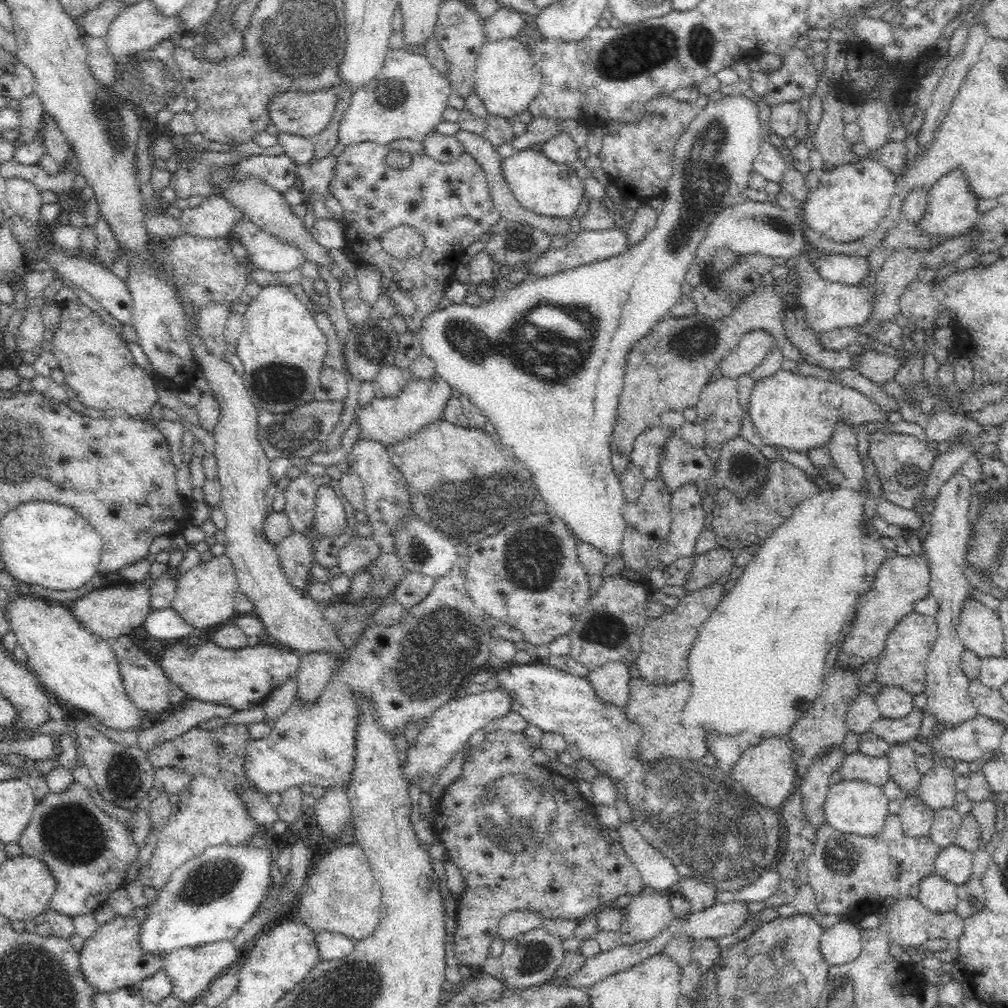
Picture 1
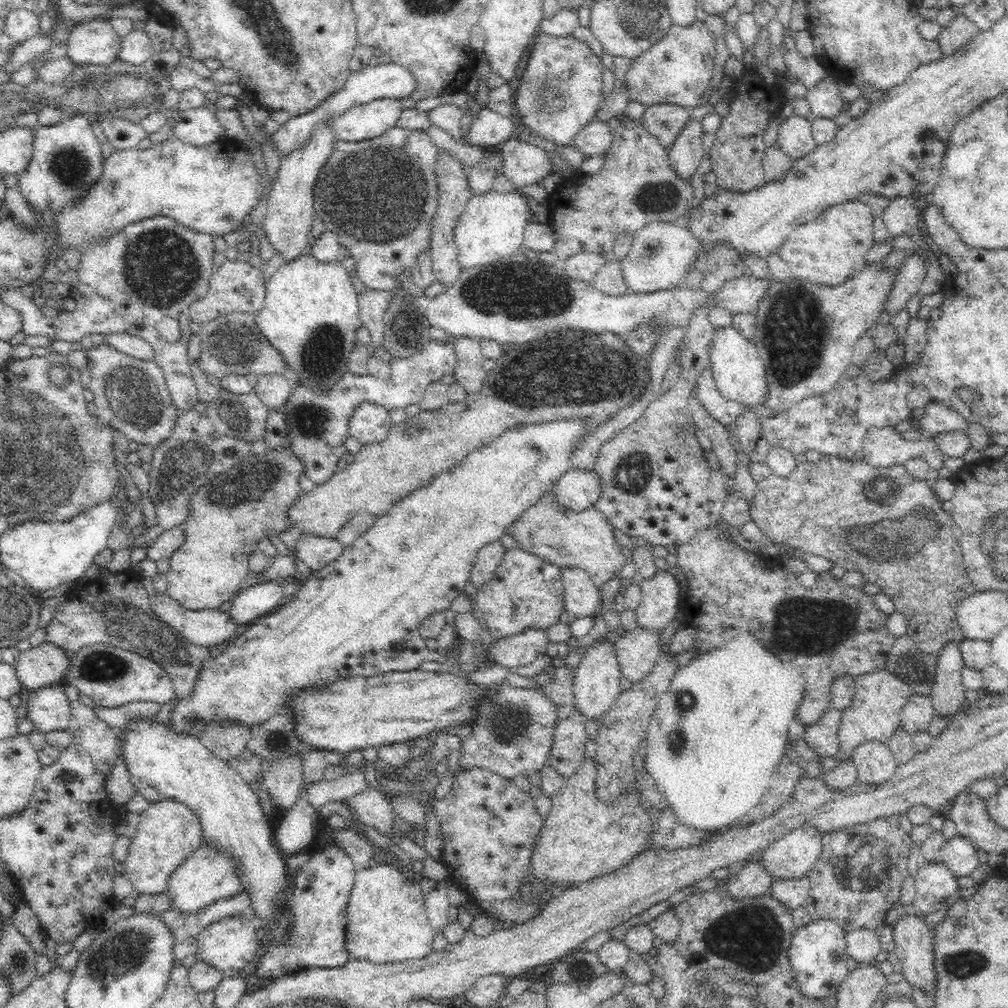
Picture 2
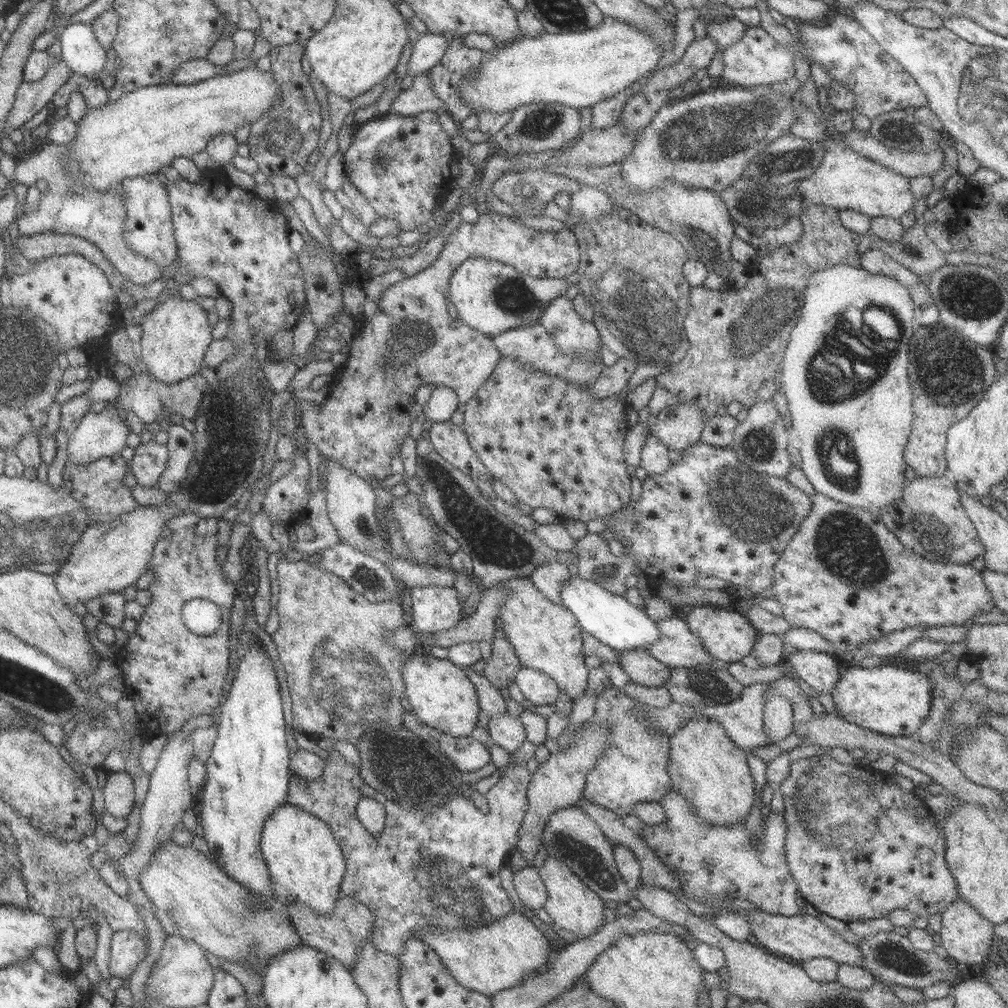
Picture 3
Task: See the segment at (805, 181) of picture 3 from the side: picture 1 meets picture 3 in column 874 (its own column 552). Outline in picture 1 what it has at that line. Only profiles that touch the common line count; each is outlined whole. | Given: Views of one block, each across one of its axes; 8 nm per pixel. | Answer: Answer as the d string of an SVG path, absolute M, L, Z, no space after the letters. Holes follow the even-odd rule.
M539 148L515 151L502 159L502 172L515 199L527 210L540 215L570 220L586 195L574 167L552 162Z

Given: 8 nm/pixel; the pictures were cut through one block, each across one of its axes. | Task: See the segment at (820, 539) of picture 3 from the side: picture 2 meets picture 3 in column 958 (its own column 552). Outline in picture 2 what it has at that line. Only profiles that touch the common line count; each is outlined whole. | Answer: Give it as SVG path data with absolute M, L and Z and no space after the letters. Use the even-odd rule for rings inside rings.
M522 547L506 549L494 576L478 587L474 603L494 640L526 629L548 628L556 624L565 611L562 569Z

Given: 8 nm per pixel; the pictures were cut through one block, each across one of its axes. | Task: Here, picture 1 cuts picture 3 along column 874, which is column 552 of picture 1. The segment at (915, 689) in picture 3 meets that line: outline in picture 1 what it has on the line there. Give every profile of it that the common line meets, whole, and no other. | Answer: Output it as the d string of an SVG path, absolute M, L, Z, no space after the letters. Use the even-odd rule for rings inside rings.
M528 663L498 672L497 681L499 688L511 694L512 711L522 716L529 725L538 726L542 732L562 734L568 745L578 747L582 758L588 759L598 772L612 779L618 796L630 805L638 832L674 863L680 878L697 877L712 885L715 891L735 891L755 881L776 860L780 838L780 814L777 810L760 804L738 781L728 784L717 766L708 767L701 761L681 758L654 762L639 760L637 753L642 728L627 719L623 707L604 704L586 678L543 663Z

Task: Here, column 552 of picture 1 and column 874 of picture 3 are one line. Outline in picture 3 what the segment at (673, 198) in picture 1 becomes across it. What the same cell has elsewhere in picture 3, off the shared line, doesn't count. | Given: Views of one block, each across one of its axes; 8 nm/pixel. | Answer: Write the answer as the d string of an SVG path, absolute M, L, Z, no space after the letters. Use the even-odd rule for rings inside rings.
M842 264L814 273L810 277L804 298L802 316L798 324L792 329L785 352L783 371L778 380L780 389L788 397L792 428L798 432L798 438L802 442L799 452L802 454L801 470L813 485L816 493L838 503L880 514L881 511L902 499L902 489L907 482L904 476L904 472L906 472L904 448L908 442L908 434L912 430L914 414L912 414L912 388L908 382L906 368L908 368L908 338L912 338L917 327L914 301L909 290L897 280L870 274L861 267L850 267ZM842 314L846 318L840 317ZM841 318L842 320L840 320ZM847 320L848 324L851 323L856 329L862 327L862 331L853 333L853 336L862 343L849 334L842 335L843 324ZM834 328L838 332L837 337L841 343L831 336ZM865 334L872 340L876 340L874 342L879 340L883 347L874 344ZM900 334L902 334L902 340L897 345L893 340L898 340ZM822 346L824 349L828 347L828 351L820 350ZM859 355L872 356L863 359ZM849 360L852 362L853 368ZM853 370L866 382L878 380L874 383L867 383L864 392L862 390L858 392L858 386L852 388L852 383L848 388L848 382L850 382L848 378L854 377Z

